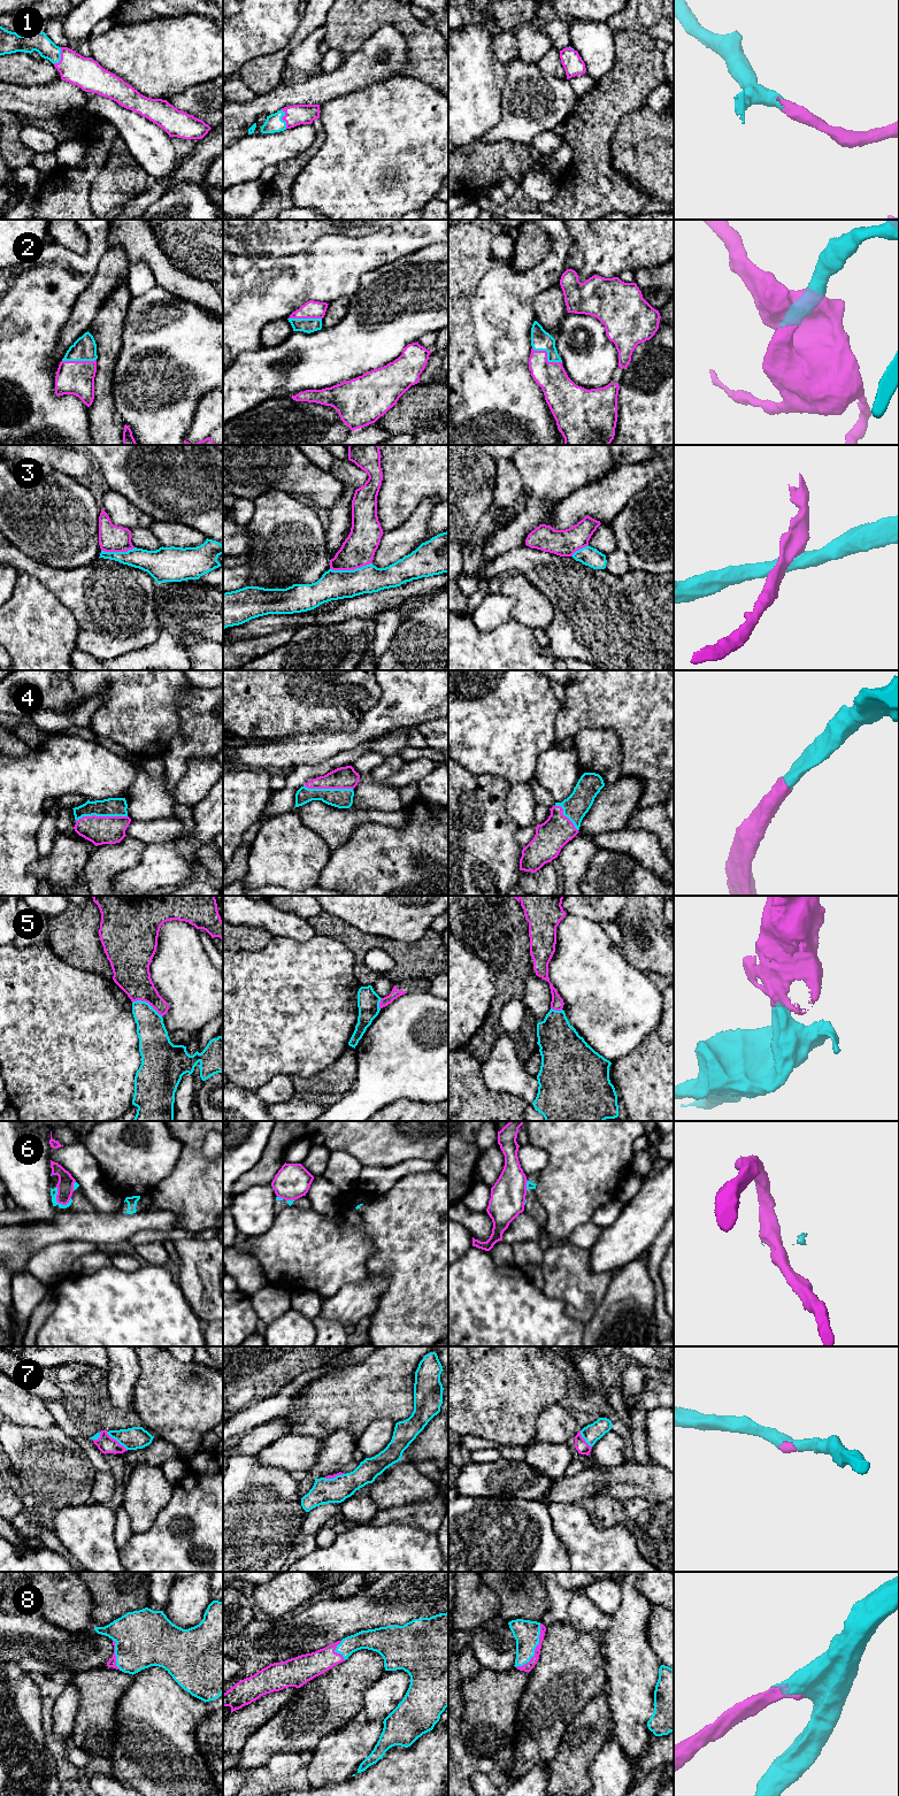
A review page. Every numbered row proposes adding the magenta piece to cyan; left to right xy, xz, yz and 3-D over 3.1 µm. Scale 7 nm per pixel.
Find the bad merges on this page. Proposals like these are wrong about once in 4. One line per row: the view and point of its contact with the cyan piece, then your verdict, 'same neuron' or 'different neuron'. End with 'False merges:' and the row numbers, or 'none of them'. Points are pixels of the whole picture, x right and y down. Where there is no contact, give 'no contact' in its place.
1: contact xz (281, 119); same neuron
2: contact yz (547, 357); same neuron
3: contact xz (351, 570); same neuron
4: contact xy (101, 815); same neuron
5: contact xy (147, 1003); different neuron
6: contact xy (55, 1198); different neuron
7: contact xy (116, 1440); same neuron
8: contact yz (535, 1648); same neuron
False merges: 5, 6

